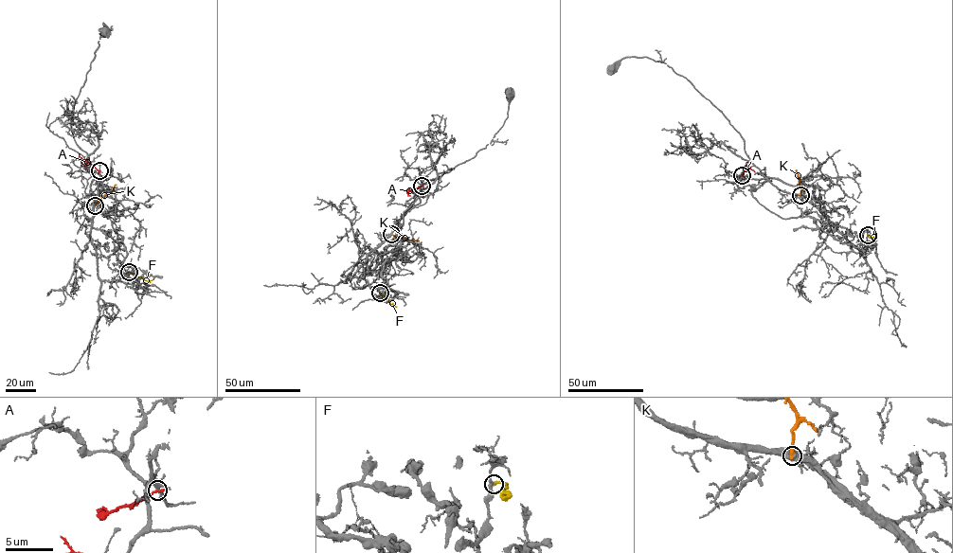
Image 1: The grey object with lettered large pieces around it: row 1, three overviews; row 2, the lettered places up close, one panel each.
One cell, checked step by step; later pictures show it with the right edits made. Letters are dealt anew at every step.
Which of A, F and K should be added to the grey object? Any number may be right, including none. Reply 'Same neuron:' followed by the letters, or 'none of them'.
Same neuron: none of them

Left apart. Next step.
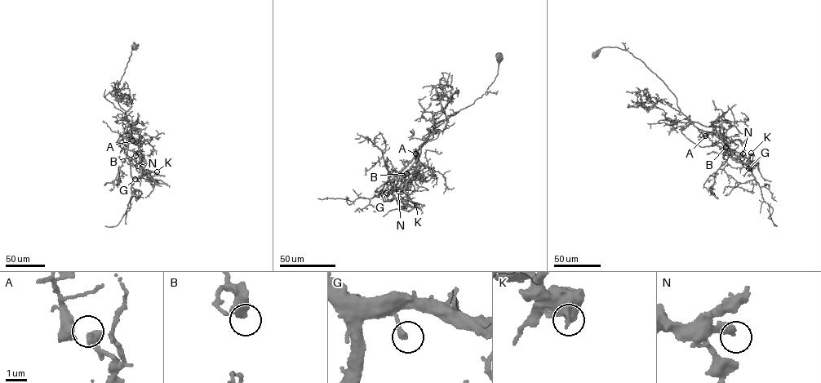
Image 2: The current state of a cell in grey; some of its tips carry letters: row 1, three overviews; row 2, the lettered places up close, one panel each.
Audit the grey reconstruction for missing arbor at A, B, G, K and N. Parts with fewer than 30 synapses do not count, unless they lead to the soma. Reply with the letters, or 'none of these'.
N

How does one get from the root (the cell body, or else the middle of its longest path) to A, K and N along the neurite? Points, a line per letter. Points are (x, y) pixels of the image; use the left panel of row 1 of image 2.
A: (135, 46), (133, 42), (117, 95), (119, 105), (125, 111), (124, 118), (130, 126), (132, 140)
K: (135, 46), (117, 99), (124, 119), (139, 131), (145, 174), (153, 180), (157, 171)
N: (135, 46), (133, 42), (117, 95), (125, 111), (124, 118), (131, 127), (127, 156), (130, 165), (137, 166)

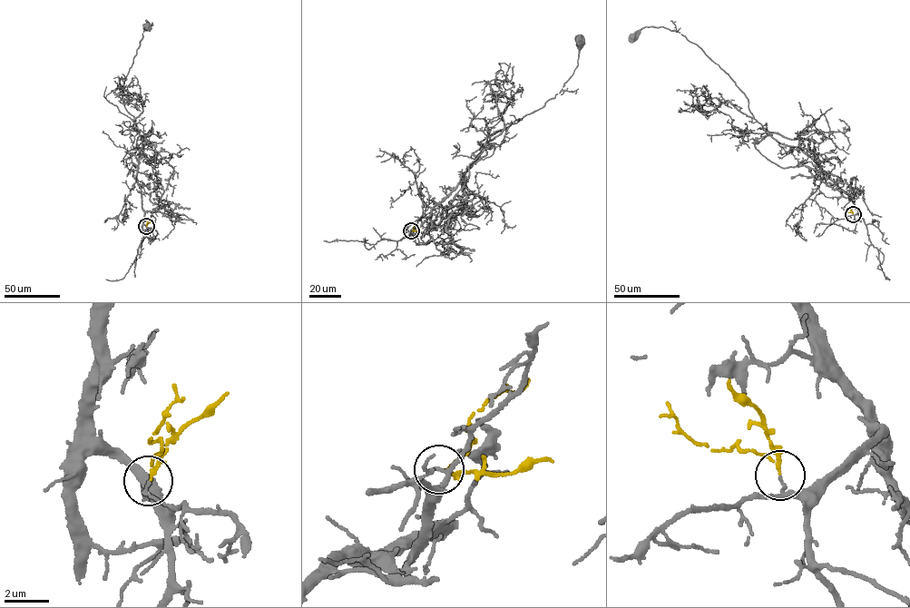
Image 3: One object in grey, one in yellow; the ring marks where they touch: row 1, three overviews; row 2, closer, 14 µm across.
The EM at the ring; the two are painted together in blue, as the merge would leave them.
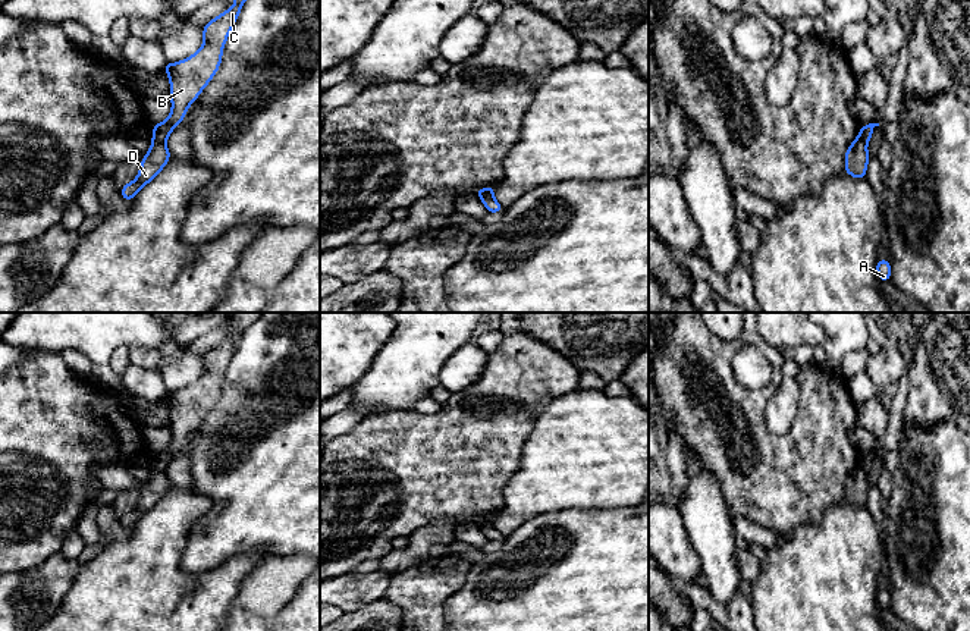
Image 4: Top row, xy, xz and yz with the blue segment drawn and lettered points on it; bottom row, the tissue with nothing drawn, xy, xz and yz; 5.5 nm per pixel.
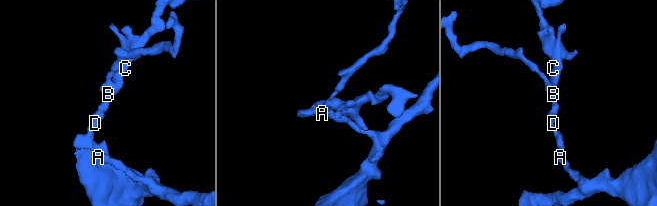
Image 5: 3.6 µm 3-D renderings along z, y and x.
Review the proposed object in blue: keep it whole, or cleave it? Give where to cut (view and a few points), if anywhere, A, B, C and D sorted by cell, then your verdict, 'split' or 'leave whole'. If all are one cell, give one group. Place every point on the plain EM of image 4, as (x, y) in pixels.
cut xy (153, 468), (165, 473); groups A D / B C; split

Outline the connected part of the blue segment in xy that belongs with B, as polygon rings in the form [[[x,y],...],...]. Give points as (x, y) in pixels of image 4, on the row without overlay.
[[[230,313],[233,332],[236,335],[229,336],[203,355],[203,376],[185,389],[164,392],[164,399],[170,408],[172,440],[164,451],[153,455],[153,470],[166,473],[173,456],[183,449],[188,436],[198,427],[200,421],[217,402],[225,371],[241,342],[241,335],[260,317],[260,314],[261,313]]]

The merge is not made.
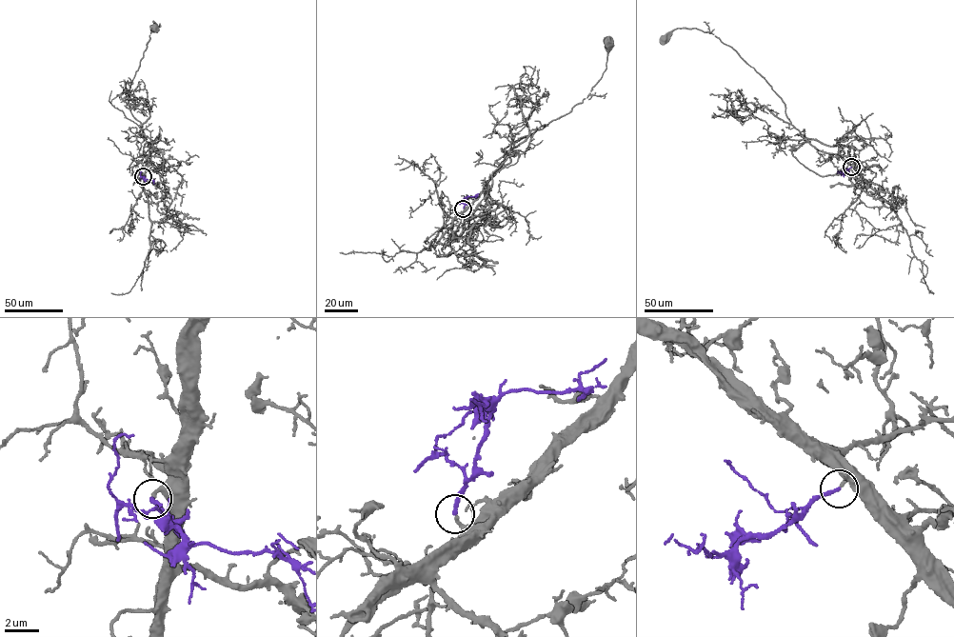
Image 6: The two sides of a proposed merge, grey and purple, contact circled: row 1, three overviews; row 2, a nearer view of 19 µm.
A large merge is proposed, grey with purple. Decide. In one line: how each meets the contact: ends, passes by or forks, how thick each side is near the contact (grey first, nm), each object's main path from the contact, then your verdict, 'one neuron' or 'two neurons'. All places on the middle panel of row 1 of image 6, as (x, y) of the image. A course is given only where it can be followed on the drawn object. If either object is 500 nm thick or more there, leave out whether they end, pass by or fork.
grey ends there; purple ends there; 200 nm thick on the grey side, 200 nm on the other; grey runs (464, 209), (500, 169), (495, 161), (506, 154), (501, 149), (586, 97), (606, 69), (609, 43); purple runs (464, 209), (468, 196), (475, 197); one neuron

